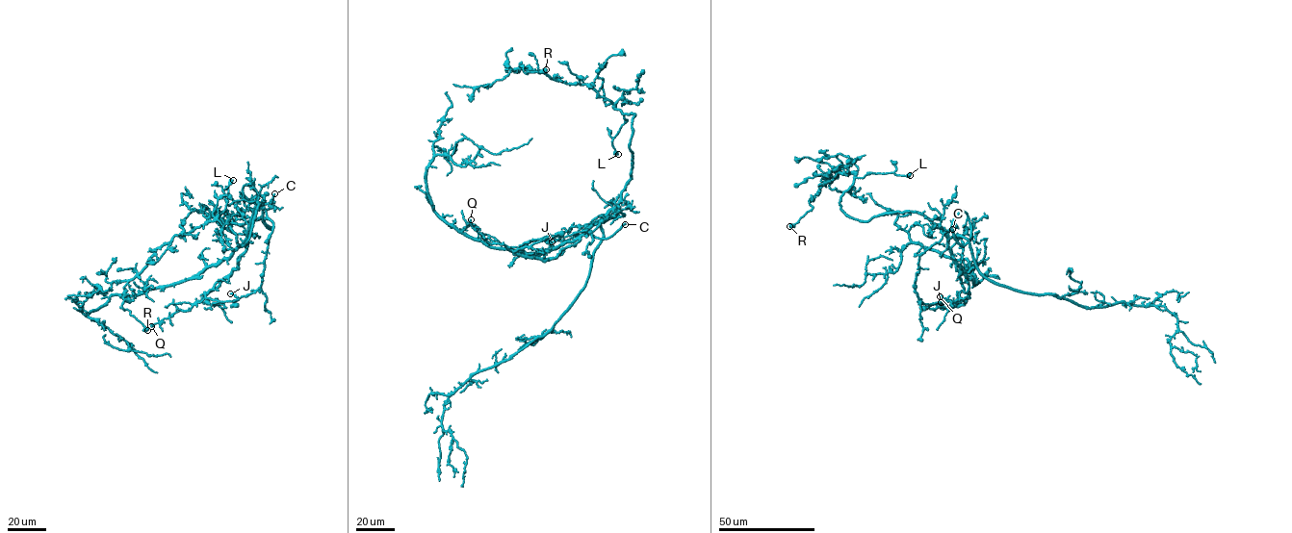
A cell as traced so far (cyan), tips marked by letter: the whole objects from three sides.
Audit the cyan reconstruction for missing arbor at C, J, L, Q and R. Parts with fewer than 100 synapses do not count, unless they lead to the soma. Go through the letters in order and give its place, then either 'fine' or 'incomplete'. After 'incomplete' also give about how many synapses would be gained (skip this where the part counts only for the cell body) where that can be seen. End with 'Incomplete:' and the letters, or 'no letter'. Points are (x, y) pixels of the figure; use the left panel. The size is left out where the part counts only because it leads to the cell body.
C: (274, 193) | incomplete
J: (230, 293) | fine
L: (233, 180) | fine
Q: (151, 326) | fine
R: (147, 330) | fine
Incomplete: C

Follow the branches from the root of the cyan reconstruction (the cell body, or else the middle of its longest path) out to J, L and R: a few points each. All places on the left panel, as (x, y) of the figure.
J: (251, 221), (255, 208), (258, 206), (265, 209), (273, 226), (261, 284), (253, 292), (240, 297), (230, 293)
L: (251, 221), (258, 202), (248, 239), (241, 246), (219, 215), (227, 202), (222, 190), (233, 180)
R: (251, 221), (242, 247), (227, 224), (212, 215), (156, 249), (124, 288), (122, 308), (147, 330)

